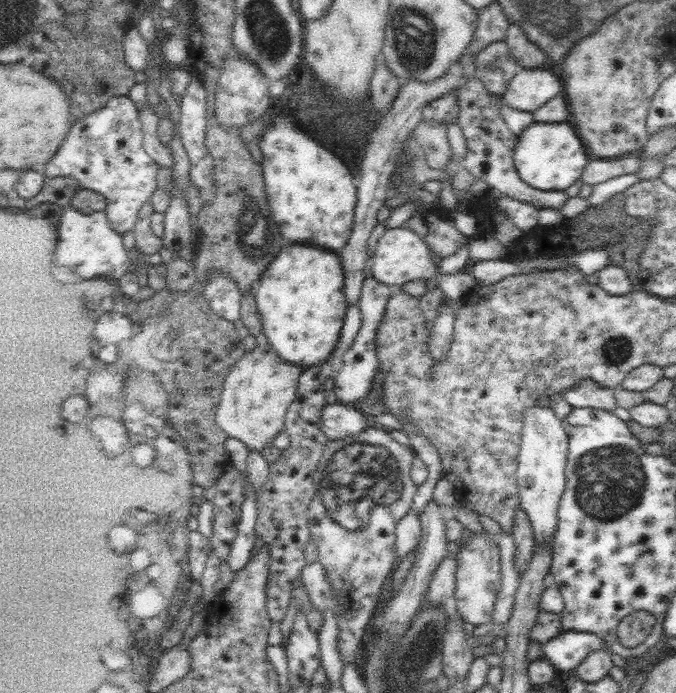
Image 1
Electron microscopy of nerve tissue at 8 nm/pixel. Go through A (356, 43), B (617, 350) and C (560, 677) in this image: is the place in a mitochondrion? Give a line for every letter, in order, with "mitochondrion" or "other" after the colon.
A: other
B: mitochondrion
C: other

